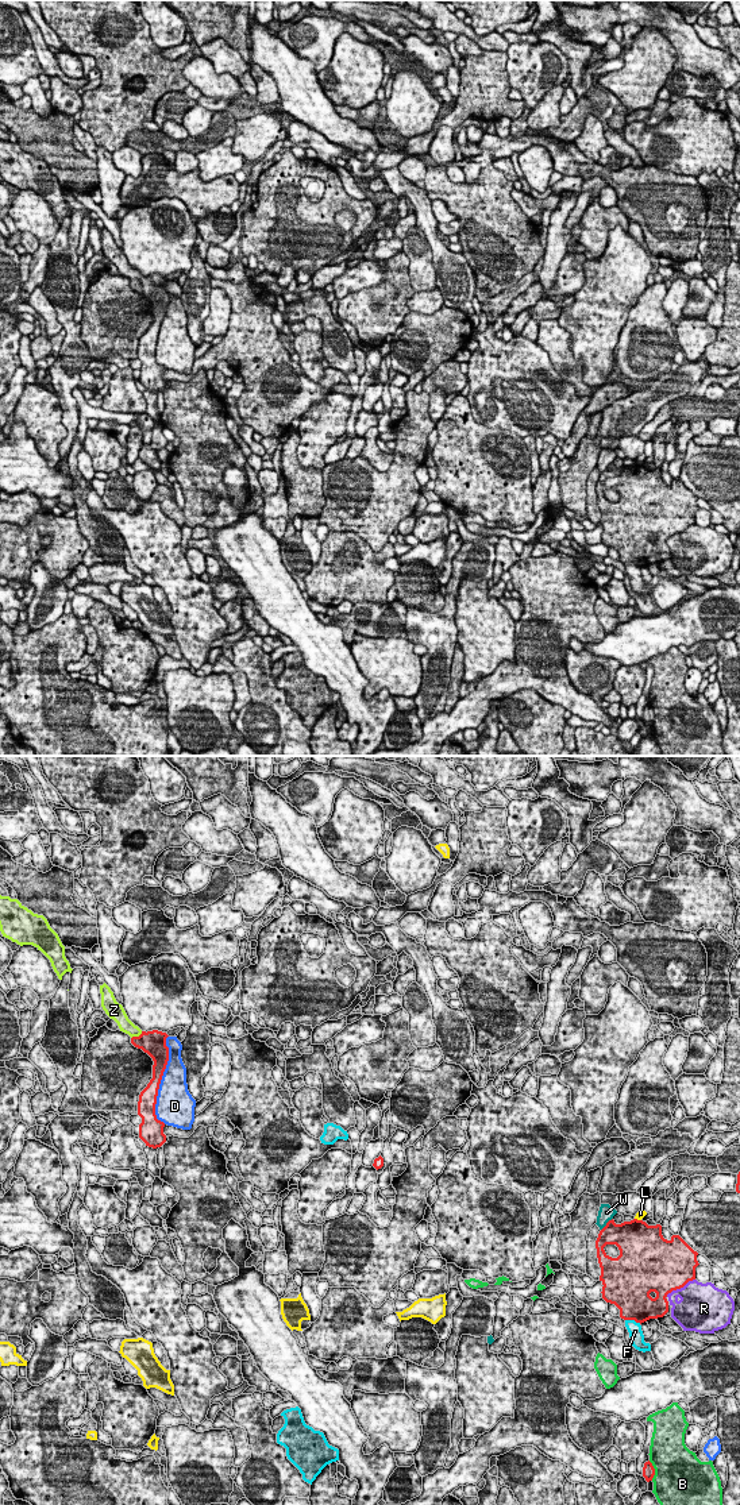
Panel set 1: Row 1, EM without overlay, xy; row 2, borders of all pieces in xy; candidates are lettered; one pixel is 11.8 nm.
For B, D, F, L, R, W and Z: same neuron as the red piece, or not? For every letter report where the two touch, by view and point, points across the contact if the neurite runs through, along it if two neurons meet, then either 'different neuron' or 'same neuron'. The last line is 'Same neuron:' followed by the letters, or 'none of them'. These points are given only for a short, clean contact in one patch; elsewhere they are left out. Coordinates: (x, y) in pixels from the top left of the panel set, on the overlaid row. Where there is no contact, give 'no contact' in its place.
B: contact xy (654, 1470); different neuron
D: contact xy (161, 1079); different neuron
F: contact xy (633, 1319); different neuron
L: contact xy (636, 1219); different neuron
R: contact xy (679, 1288); different neuron
W: contact xy (606, 1224); different neuron
Z: contact xy (137, 1037); way xy (153, 1042), (137, 1037), (123, 1022); same neuron
Same neuron: Z

